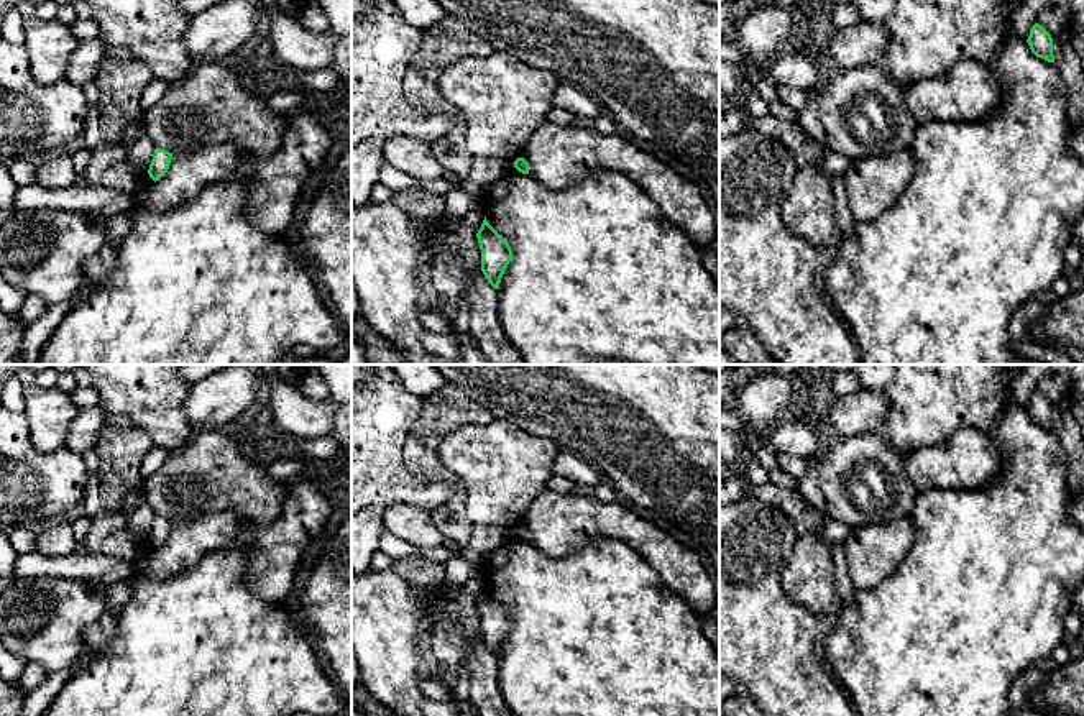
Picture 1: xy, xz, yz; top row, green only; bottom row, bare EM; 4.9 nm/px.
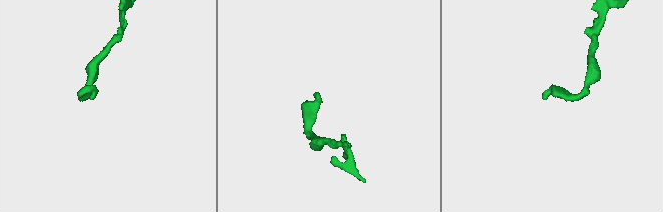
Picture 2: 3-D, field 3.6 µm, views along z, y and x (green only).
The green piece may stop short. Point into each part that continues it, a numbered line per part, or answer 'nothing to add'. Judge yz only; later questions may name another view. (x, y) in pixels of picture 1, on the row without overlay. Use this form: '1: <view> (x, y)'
nothing to add

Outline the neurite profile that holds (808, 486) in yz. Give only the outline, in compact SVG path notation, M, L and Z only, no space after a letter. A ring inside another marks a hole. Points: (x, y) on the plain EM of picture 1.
M818 453L810 457L808 460L810 465L806 473L800 478L798 491L806 498L806 501L815 511L818 511L823 517L826 517L828 512L826 512L824 499L816 483Z

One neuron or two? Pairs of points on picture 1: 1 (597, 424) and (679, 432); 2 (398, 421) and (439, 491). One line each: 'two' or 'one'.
1: one
2: one

